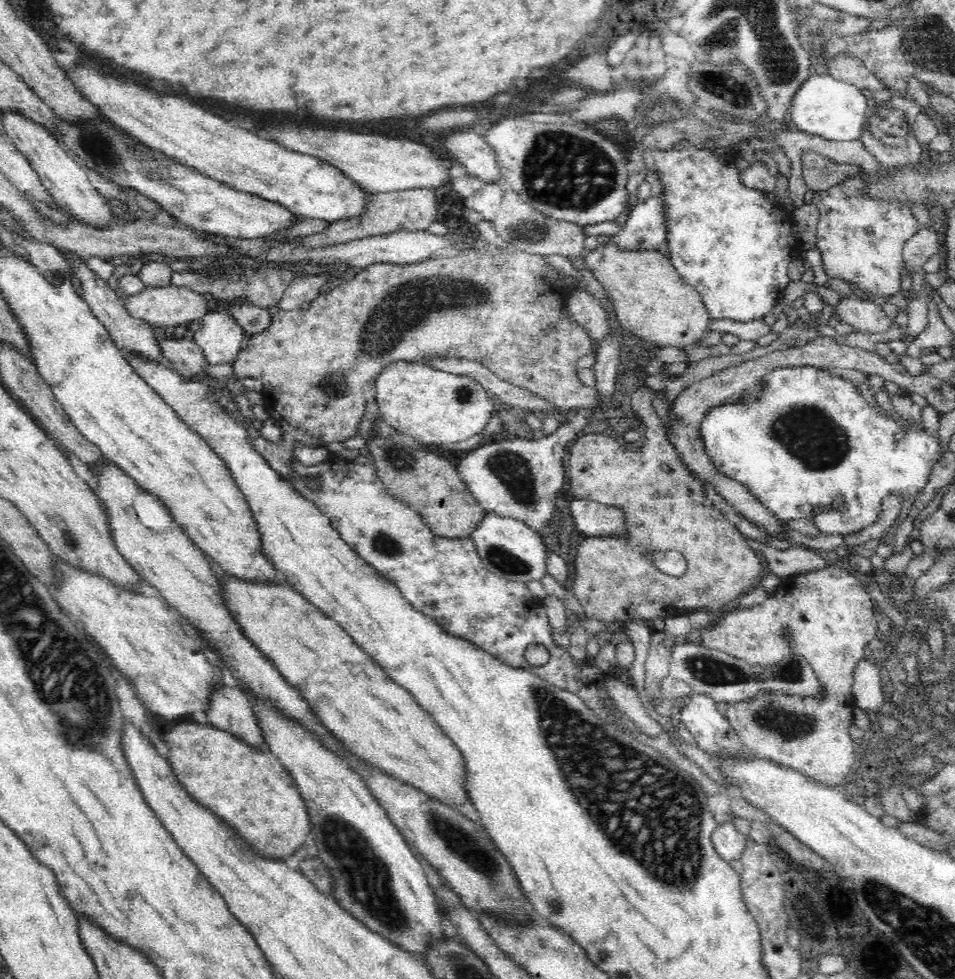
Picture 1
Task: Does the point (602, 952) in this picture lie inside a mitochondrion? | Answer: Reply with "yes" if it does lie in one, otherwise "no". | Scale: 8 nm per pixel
yes

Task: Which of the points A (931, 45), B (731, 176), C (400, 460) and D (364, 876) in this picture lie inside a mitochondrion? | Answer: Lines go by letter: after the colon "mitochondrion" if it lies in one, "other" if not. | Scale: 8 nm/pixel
A: mitochondrion
B: other
C: mitochondrion
D: mitochondrion

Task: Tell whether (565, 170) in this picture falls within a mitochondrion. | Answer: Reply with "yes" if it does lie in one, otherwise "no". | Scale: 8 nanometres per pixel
yes

